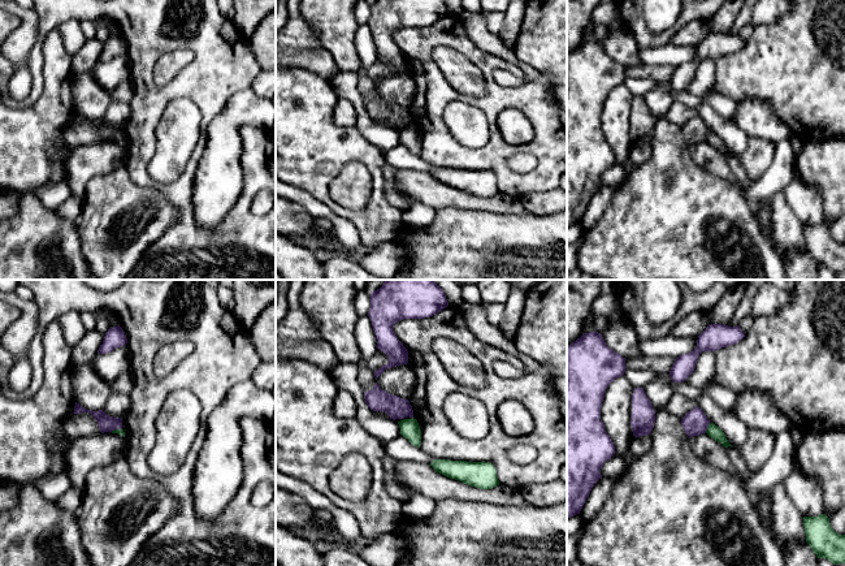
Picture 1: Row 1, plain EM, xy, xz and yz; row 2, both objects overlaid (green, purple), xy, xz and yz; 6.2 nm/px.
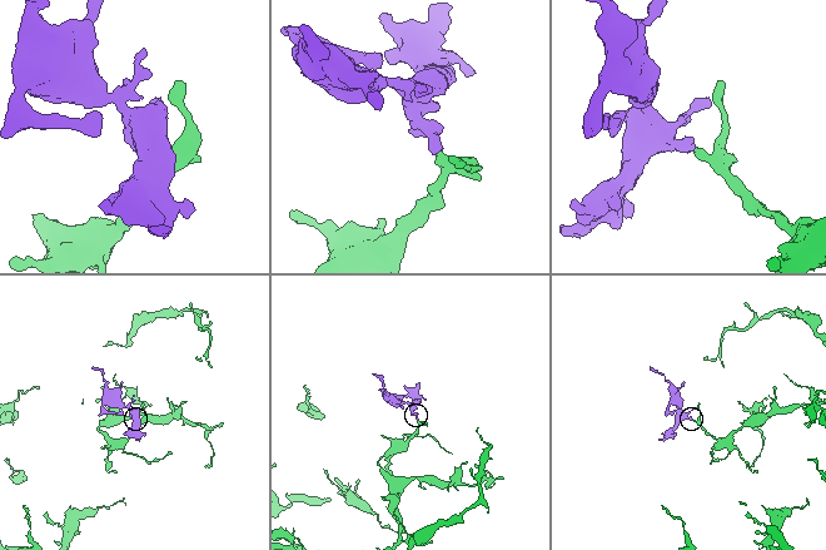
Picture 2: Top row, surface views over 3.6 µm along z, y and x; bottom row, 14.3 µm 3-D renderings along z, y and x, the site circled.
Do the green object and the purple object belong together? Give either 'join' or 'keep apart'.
keep apart

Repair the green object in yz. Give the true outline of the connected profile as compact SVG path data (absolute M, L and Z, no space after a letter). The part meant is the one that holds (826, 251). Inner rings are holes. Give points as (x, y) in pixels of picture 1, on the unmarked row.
M826 222L803 225L806 251L818 267L826 267L833 273L845 272L845 243L833 239Z

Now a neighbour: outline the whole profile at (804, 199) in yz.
M796 172L790 183L783 190L788 206L802 225L818 225L823 222L823 207L816 186L809 185Z

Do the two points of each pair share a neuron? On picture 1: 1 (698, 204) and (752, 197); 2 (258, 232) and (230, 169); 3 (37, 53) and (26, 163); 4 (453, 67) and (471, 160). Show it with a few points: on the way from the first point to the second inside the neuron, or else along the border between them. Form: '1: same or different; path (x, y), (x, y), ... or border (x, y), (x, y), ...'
1: different; border (740, 189), (744, 198), (753, 207)
2: different; border (241, 161), (242, 191), (234, 206), (222, 217)
3: different; border (43, 77), (40, 96), (29, 107), (13, 108)
4: different; border (438, 68), (454, 90), (468, 95), (485, 94)

